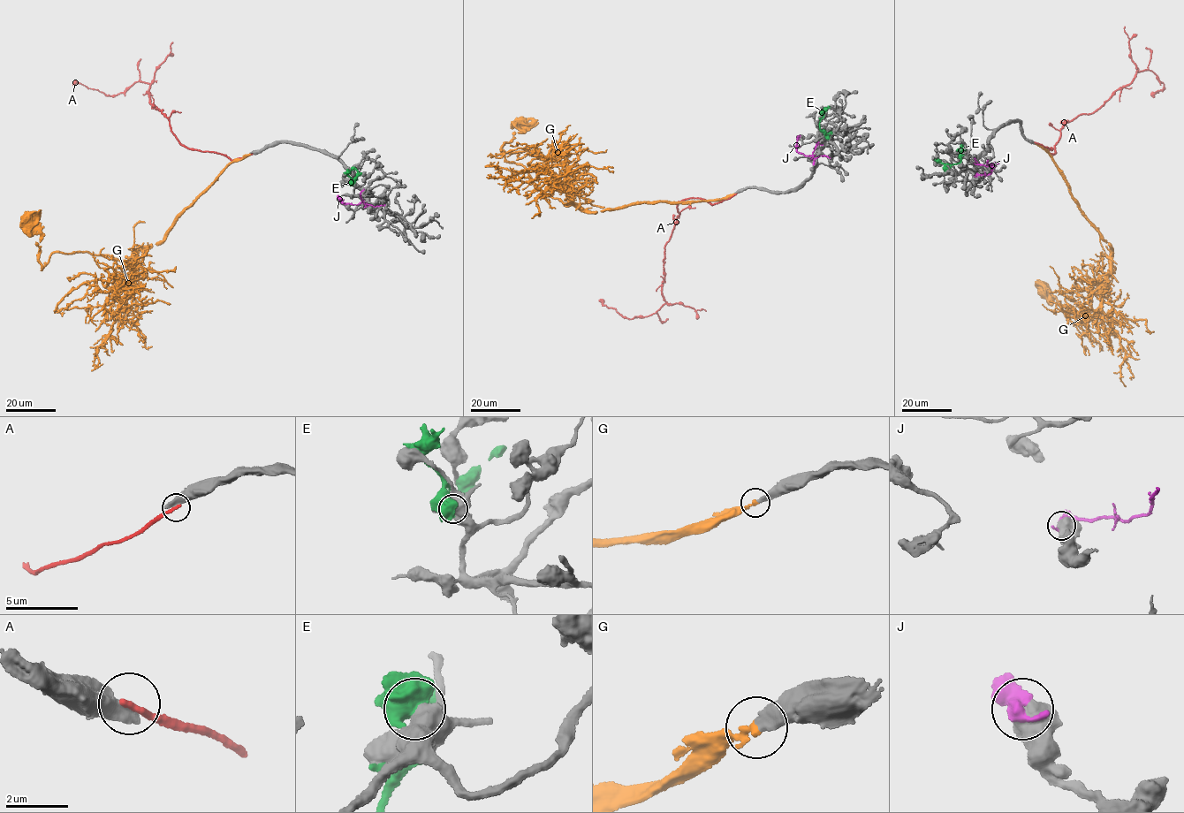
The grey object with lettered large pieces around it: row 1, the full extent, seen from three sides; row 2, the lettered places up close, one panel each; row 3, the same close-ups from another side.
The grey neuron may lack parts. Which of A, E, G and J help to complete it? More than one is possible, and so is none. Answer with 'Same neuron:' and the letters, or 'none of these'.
Same neuron: G

